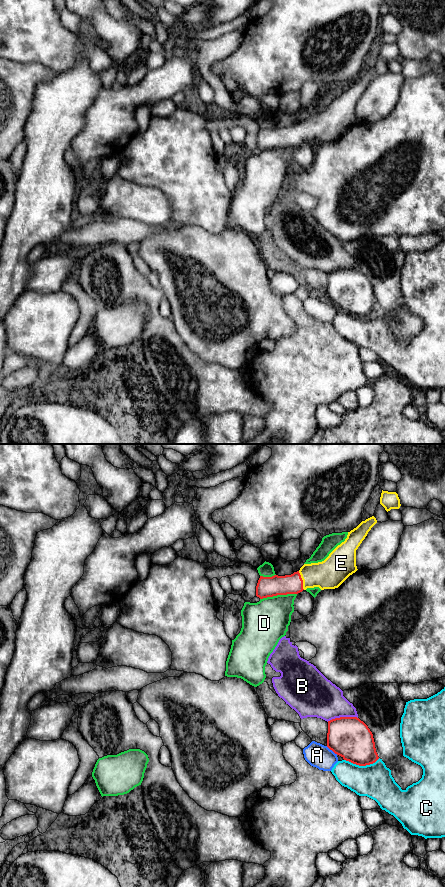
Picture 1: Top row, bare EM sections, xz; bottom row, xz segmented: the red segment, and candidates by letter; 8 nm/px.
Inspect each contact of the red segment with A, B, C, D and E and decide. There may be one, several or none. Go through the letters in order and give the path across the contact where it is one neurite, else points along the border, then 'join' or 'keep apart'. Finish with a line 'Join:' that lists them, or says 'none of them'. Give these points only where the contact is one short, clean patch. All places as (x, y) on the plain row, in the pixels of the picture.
A: keep apart
B: keep apart
C: keep apart
D: keep apart
E: runs through xz (276, 137), (294, 136), (302, 132), (310, 127), (329, 126); join
Join: E

